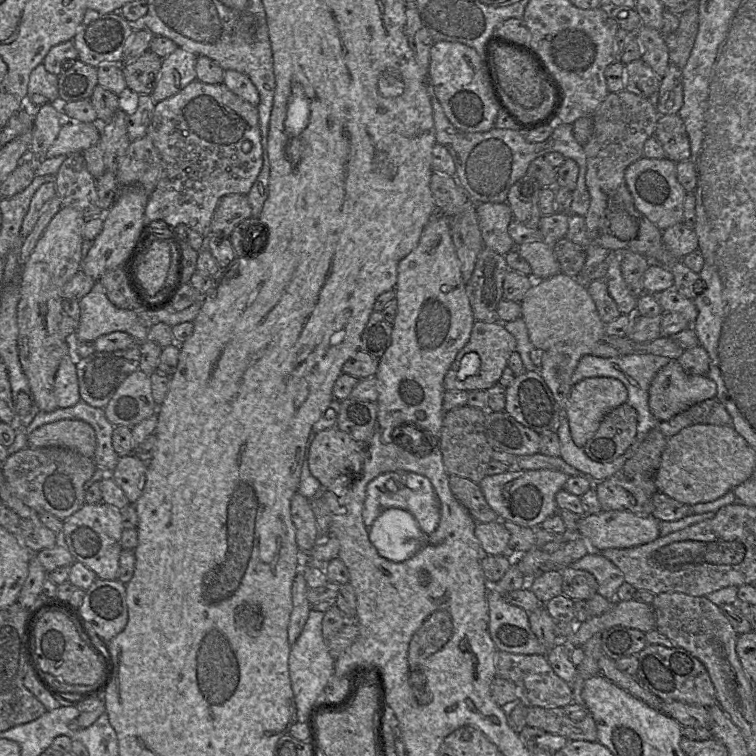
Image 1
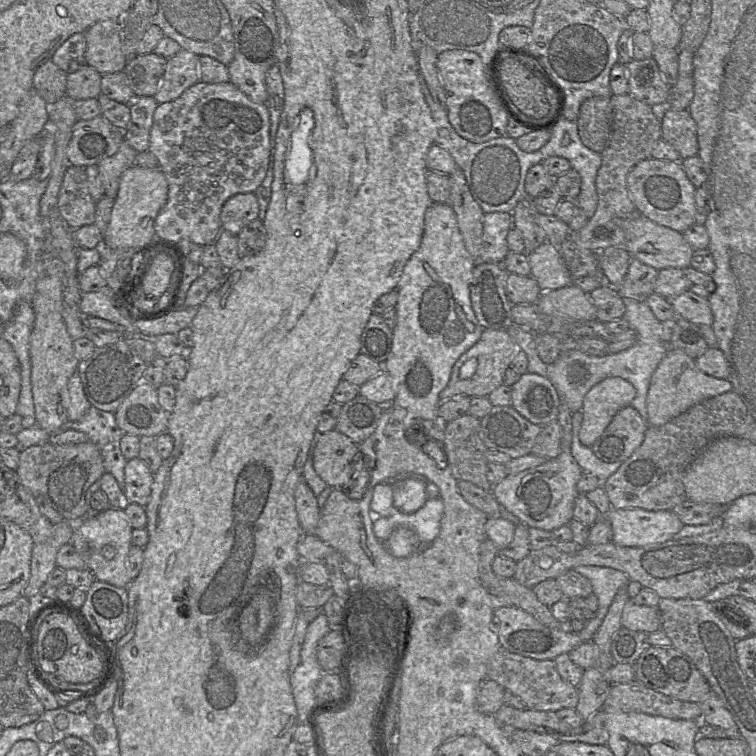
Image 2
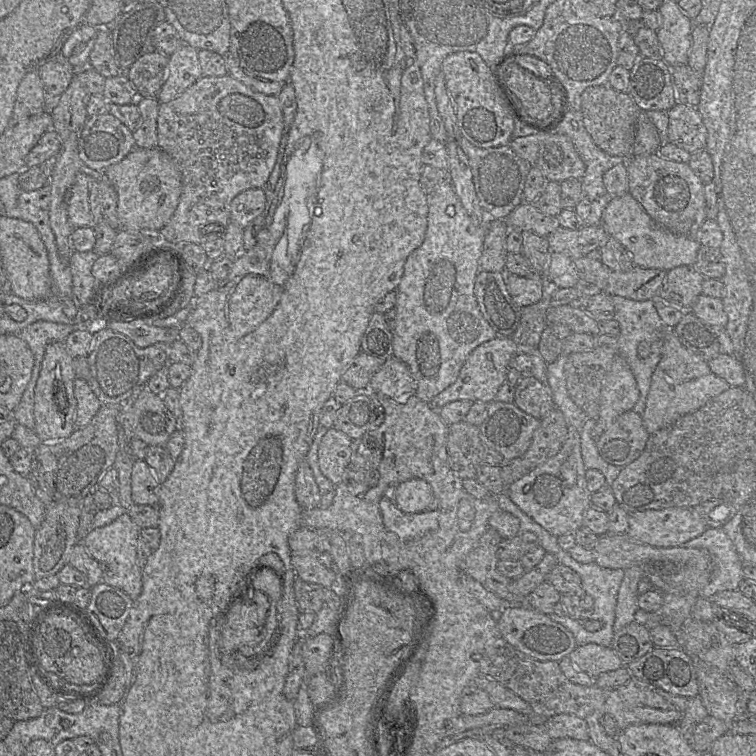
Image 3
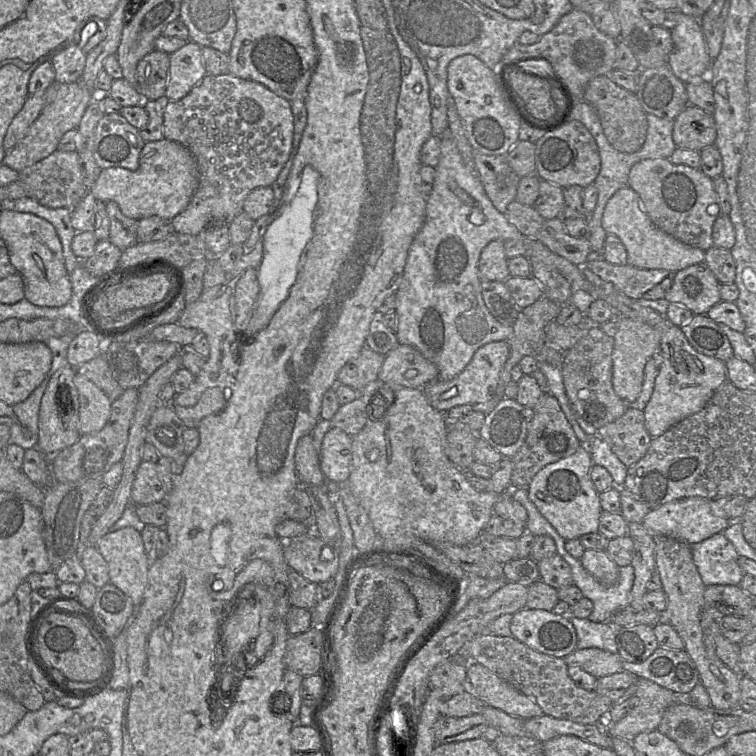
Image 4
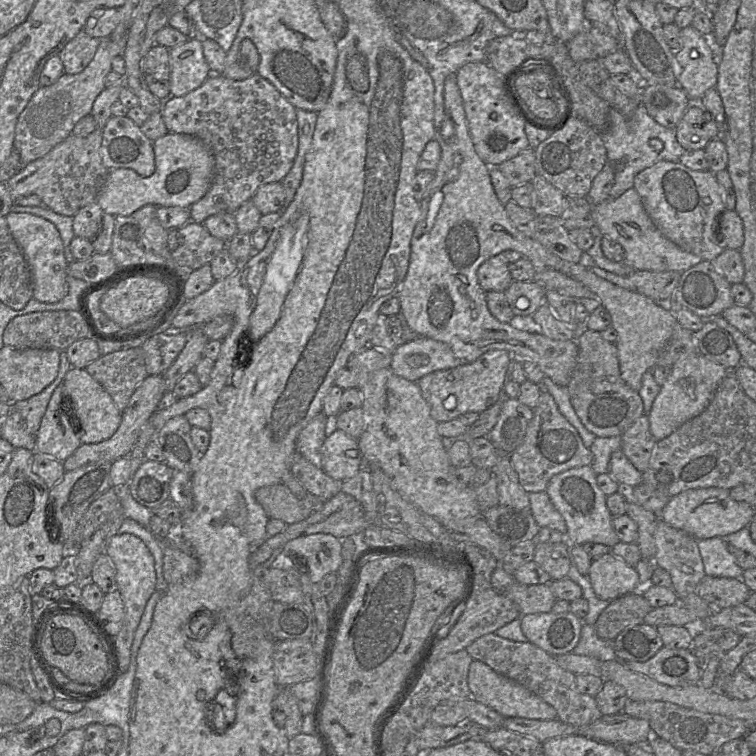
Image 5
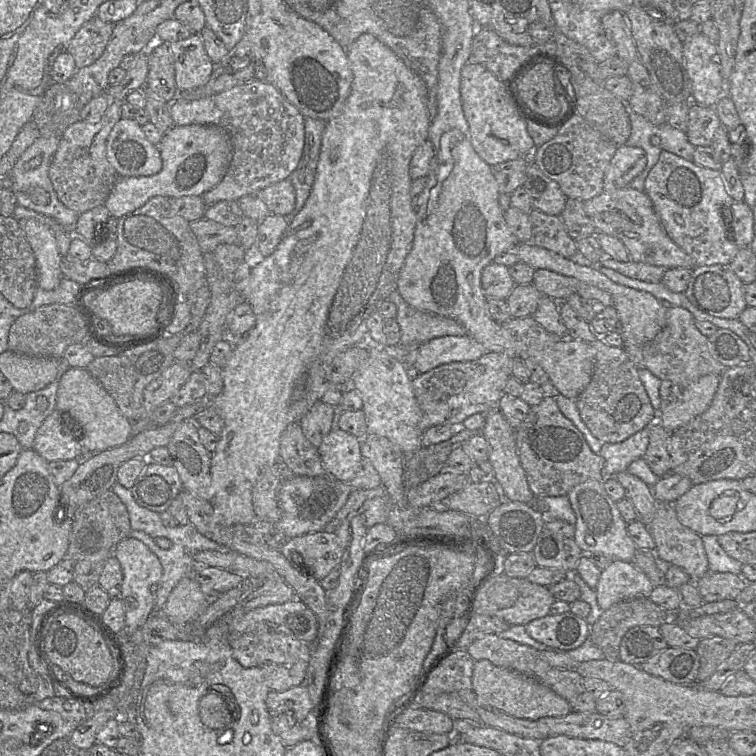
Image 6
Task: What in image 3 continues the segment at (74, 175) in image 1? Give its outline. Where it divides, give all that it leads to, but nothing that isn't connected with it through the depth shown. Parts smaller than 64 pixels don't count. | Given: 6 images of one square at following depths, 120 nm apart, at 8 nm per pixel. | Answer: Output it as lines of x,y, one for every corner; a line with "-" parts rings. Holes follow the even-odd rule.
78,172
70,189
68,200
68,219
73,228
93,228
93,216
90,210
89,195
91,177
84,172

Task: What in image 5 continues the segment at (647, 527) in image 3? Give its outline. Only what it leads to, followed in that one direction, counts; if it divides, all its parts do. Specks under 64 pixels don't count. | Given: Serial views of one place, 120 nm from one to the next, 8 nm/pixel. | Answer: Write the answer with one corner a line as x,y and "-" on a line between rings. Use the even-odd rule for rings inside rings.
696,488
685,490
669,499
658,517
670,526
680,529
696,540
711,537
725,538
727,535
748,527
755,514
755,507
738,502
730,497
730,490
724,488

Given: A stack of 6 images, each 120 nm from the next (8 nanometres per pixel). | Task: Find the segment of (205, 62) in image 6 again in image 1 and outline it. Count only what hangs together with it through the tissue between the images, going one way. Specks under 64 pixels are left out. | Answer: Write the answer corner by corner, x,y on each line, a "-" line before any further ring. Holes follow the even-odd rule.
178,47
162,60
156,86
151,94
155,104
176,95
194,80
197,55

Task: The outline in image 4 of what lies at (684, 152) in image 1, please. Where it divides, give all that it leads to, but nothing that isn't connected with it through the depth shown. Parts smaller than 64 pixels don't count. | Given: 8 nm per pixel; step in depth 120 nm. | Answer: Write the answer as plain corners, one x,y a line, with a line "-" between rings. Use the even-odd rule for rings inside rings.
687,105
674,119
673,141
681,149
701,151
716,139
713,115
700,107

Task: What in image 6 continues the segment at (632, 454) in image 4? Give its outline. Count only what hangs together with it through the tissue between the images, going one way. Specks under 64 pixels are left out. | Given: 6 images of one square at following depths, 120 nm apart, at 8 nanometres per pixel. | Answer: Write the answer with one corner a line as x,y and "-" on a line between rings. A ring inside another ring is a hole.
658,416
648,425
650,427
649,444
643,459
656,475
663,477
670,473
670,433
662,427

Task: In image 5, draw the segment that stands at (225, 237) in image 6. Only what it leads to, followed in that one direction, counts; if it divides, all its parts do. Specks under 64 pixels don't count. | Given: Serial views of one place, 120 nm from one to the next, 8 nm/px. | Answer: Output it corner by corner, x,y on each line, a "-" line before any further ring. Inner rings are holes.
189,221
178,229
169,230
168,248
175,267
187,276
206,264
223,249
227,242
212,236
203,223

